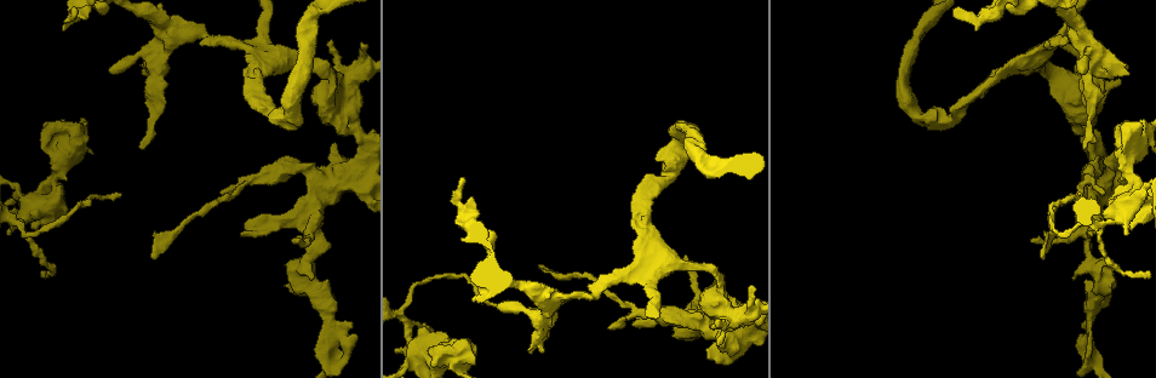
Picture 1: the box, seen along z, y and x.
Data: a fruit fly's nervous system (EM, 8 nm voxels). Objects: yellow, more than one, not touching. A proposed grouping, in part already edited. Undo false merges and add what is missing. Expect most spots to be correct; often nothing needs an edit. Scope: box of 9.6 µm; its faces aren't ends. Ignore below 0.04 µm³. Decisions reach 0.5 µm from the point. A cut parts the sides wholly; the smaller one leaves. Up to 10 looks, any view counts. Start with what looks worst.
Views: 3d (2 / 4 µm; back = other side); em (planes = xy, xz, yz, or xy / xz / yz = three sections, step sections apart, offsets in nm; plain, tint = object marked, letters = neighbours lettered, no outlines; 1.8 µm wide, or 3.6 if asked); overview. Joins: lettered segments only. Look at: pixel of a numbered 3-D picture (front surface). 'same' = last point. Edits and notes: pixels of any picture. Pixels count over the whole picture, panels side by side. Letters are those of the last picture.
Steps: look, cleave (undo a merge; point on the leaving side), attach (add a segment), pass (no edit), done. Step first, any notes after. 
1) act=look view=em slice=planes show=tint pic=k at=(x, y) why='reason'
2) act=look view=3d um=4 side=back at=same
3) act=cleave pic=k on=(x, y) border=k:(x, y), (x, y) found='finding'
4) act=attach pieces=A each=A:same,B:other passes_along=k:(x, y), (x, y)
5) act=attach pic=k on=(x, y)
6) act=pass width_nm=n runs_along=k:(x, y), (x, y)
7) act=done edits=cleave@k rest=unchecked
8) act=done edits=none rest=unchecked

act=look view=3d um=4 pic=1 at=(57, 177) why='branch point'

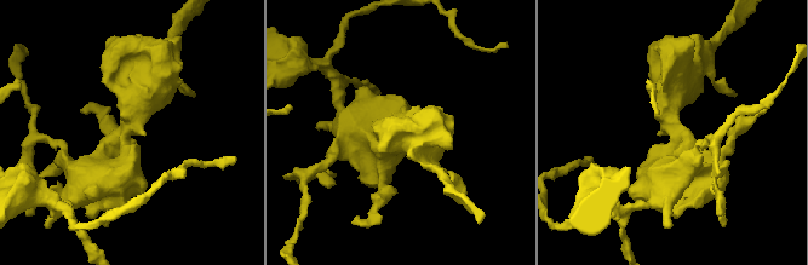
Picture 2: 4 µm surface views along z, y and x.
act=look view=em um=3.6 slice=yz step=8 show=tint pic=2 at=(129, 132)

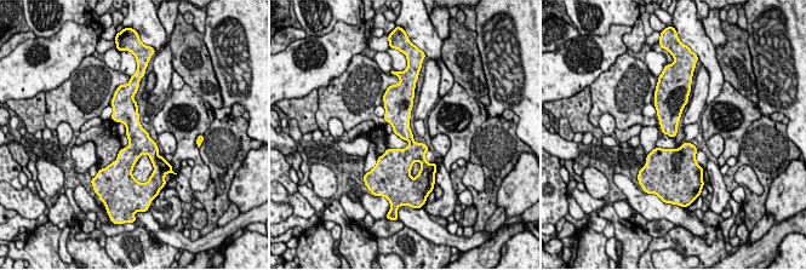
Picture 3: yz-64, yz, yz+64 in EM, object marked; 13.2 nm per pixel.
act=look view=em um=3.6 slice=planes show=letters at=same

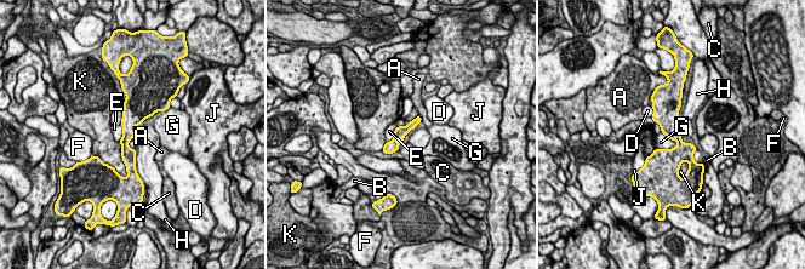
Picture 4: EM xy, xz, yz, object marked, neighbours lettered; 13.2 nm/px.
act=pass each=A:other,B:other,C:other,D:other,E:other,F:other,G:other,H:other,J:other,K:other border=4:(661, 131), (678, 144) found='all the same cell'

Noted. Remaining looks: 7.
act=look view=em slice=yz step=4 show=tint pic=1 at=(240, 234) why='branch stops here'

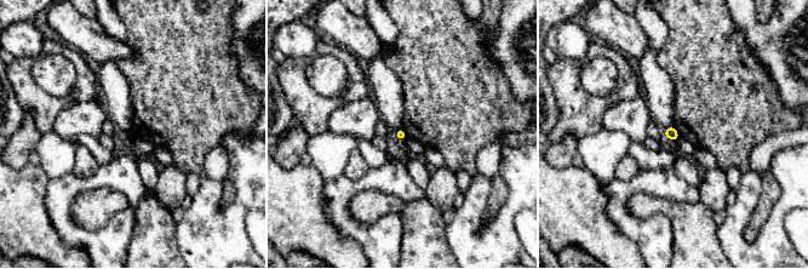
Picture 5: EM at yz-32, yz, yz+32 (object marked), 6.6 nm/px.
act=look view=em slice=planes show=tint at=same

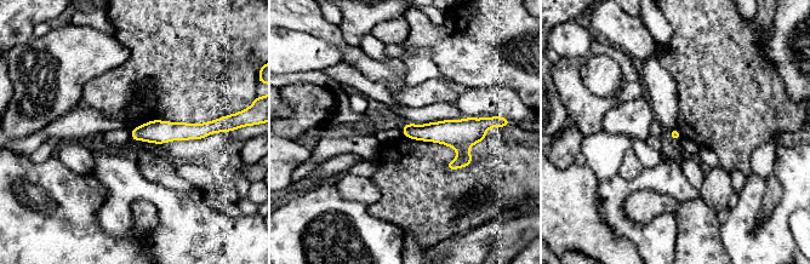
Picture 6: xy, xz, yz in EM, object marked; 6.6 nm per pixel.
act=look view=em slice=planes show=letters at=same

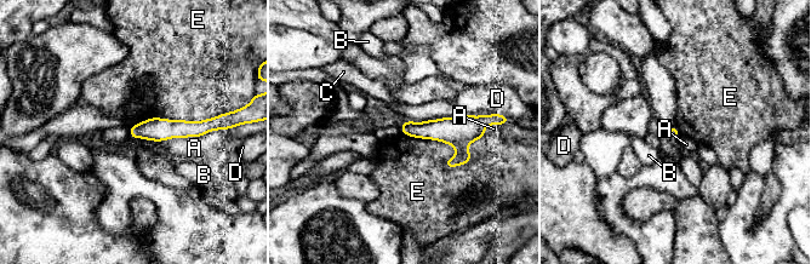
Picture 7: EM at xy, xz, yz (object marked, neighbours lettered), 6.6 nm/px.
act=pass each=A:other,B:other,C:other,D:other,E:other runs_along=7:(205, 125), (132, 132) found='no lettered segment goes on from it'

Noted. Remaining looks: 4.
act=look view=3d um=4 pic=1 at=(296, 277) why='abrupt turn'

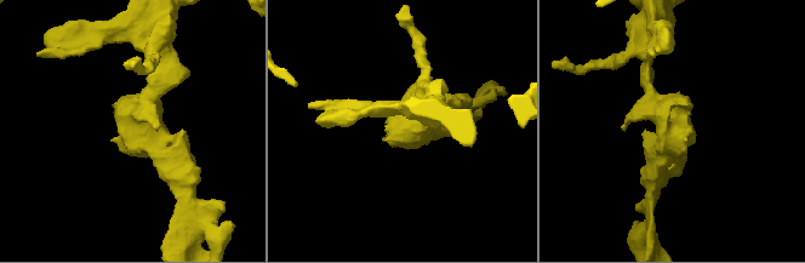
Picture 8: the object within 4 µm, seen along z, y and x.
act=look view=em slice=planes show=letters pic=8 at=(134, 125)

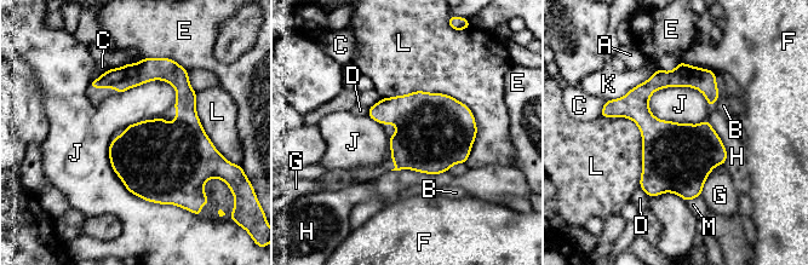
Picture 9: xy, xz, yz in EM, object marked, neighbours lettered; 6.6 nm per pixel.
act=pass each=A:other,B:other,C:other,D:other,E:other,F:other,G:other,H:other,J:other,K:other,L:other,M:other found='continuous, no second cell'

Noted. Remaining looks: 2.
act=look view=3d um=4 pic=1 at=(724, 309) why='three arms meet'

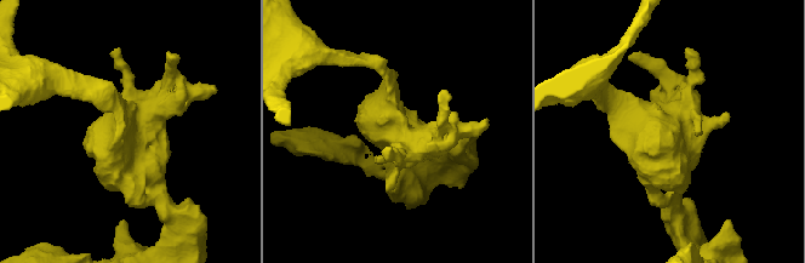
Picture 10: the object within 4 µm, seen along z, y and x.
act=look view=em slice=planes show=letters pic=10 at=(127, 123)

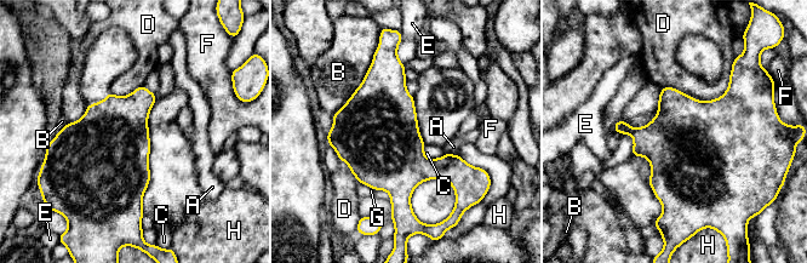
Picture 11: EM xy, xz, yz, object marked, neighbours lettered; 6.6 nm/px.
act=pass each=A:other,B:other,C:other,D:other,E:other,F:other,G:other,H:other border=11:(423, 148), (429, 158), (446, 152) found='all the same cell'

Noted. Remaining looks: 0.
act=done edits=none rest=unchecked

